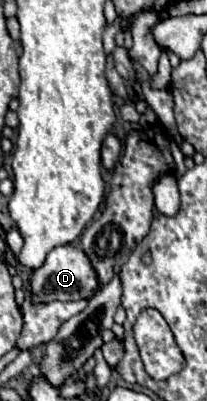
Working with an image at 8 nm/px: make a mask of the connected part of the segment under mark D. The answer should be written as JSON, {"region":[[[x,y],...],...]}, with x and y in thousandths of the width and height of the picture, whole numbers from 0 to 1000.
{"region":[[[304,611],[266,616],[227,646],[217,661],[150,686],[150,731],[159,746],[188,756],[237,756],[237,751],[391,751],[391,746],[440,746],[478,726],[488,706],[478,691],[401,631],[401,621],[362,611]]]}

